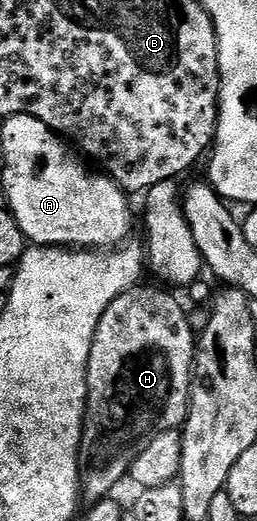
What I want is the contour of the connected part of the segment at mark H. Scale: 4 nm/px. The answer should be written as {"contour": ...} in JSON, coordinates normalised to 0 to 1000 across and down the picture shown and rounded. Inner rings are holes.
{"contour":[[[549,545],[459,568],[459,576],[397,599],[397,614],[366,637],[342,693],[342,774],[311,846],[311,944],[342,967],[424,954],[436,939],[502,916],[537,868],[553,868],[599,837],[650,825],[700,825],[732,804],[747,693],[763,687],[770,649],[755,633],[747,641],[728,599],[669,566],[681,562],[607,549]]]}

